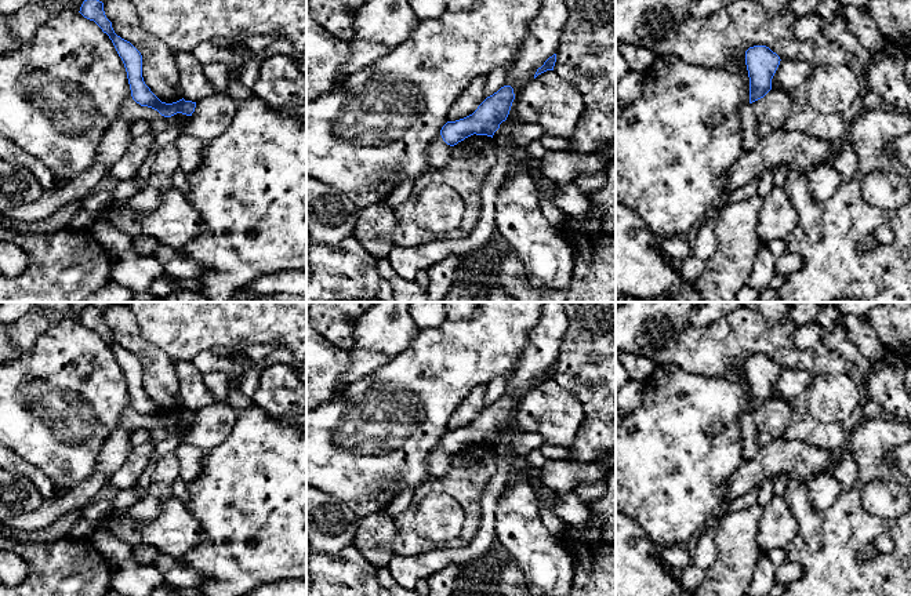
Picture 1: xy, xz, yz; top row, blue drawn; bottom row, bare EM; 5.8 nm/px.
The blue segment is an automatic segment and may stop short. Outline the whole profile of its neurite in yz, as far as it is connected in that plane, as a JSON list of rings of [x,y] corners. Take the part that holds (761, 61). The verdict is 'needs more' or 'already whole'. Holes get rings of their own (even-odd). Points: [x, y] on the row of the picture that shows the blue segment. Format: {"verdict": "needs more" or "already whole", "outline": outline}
{"verdict": "needs more", "outline": [[[754,46],[745,51],[745,65],[750,77],[750,103],[758,121],[774,130],[783,127],[791,112],[788,92],[772,88],[772,79],[780,61],[780,57],[766,46]]]}

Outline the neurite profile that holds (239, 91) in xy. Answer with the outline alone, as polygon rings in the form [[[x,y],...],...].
[[[233,72],[229,74],[226,90],[231,92],[231,95],[233,97],[233,99],[236,101],[237,105],[242,101],[253,97],[251,90],[247,88],[246,86],[243,86]]]

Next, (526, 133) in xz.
[[[522,123],[512,130],[512,139],[519,148],[523,149],[526,149],[534,141],[541,141],[544,135],[544,128],[531,123]]]

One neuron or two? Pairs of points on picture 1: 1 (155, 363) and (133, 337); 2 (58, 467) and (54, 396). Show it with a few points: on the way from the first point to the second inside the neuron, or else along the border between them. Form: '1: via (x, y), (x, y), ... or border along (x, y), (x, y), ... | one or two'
1: via (149, 356), (137, 344) | one
2: via (58, 449), (57, 414) | one

